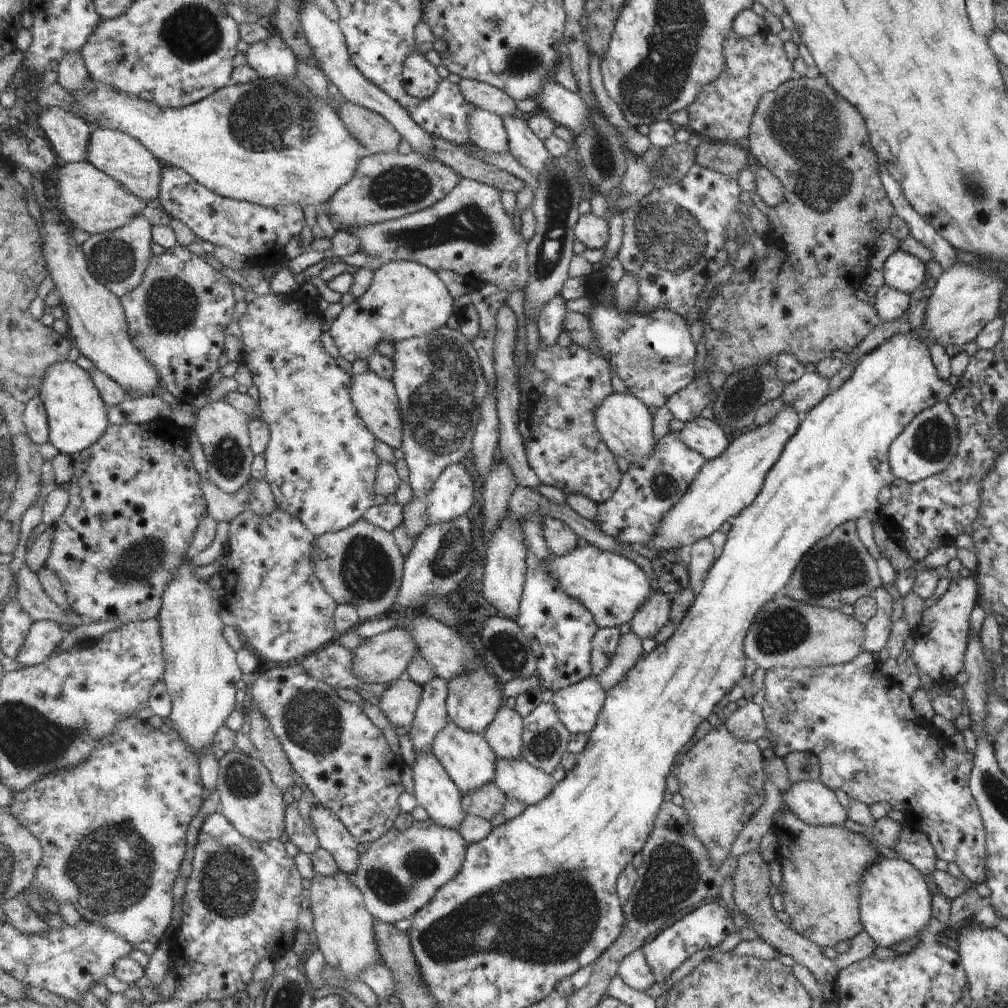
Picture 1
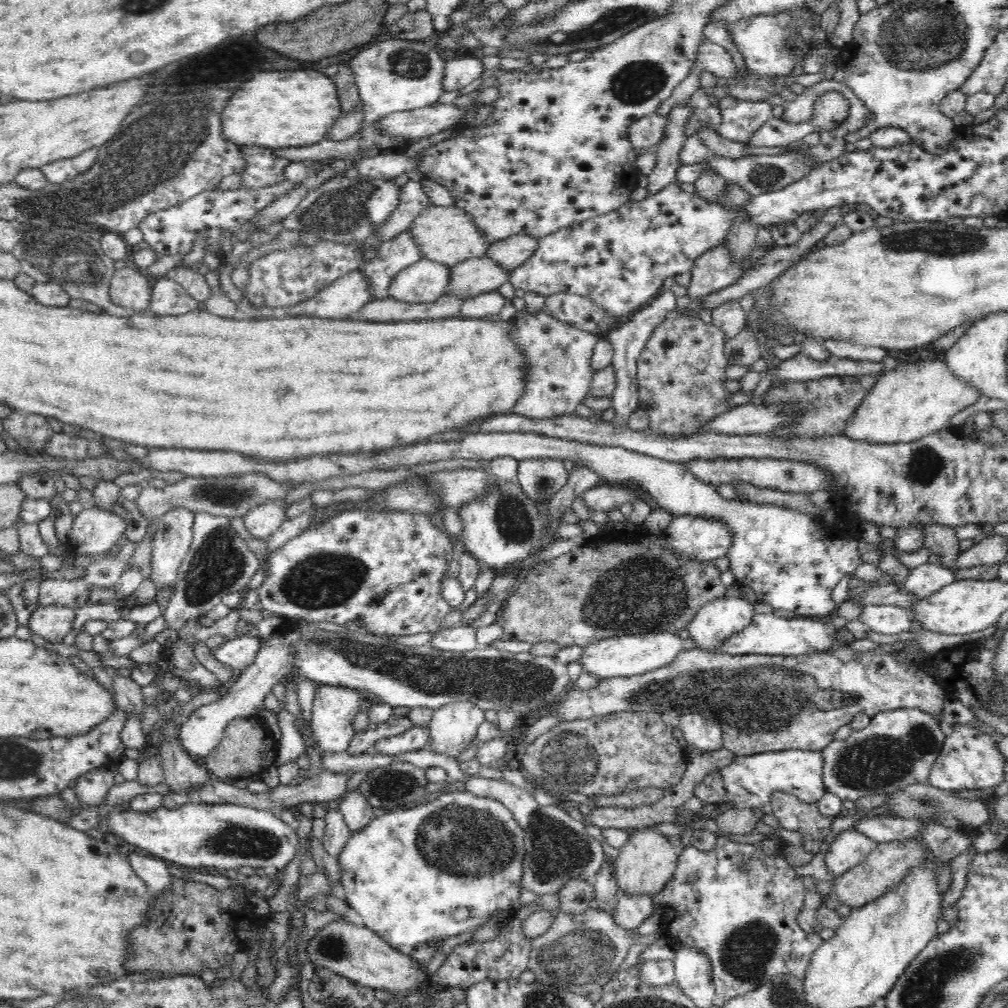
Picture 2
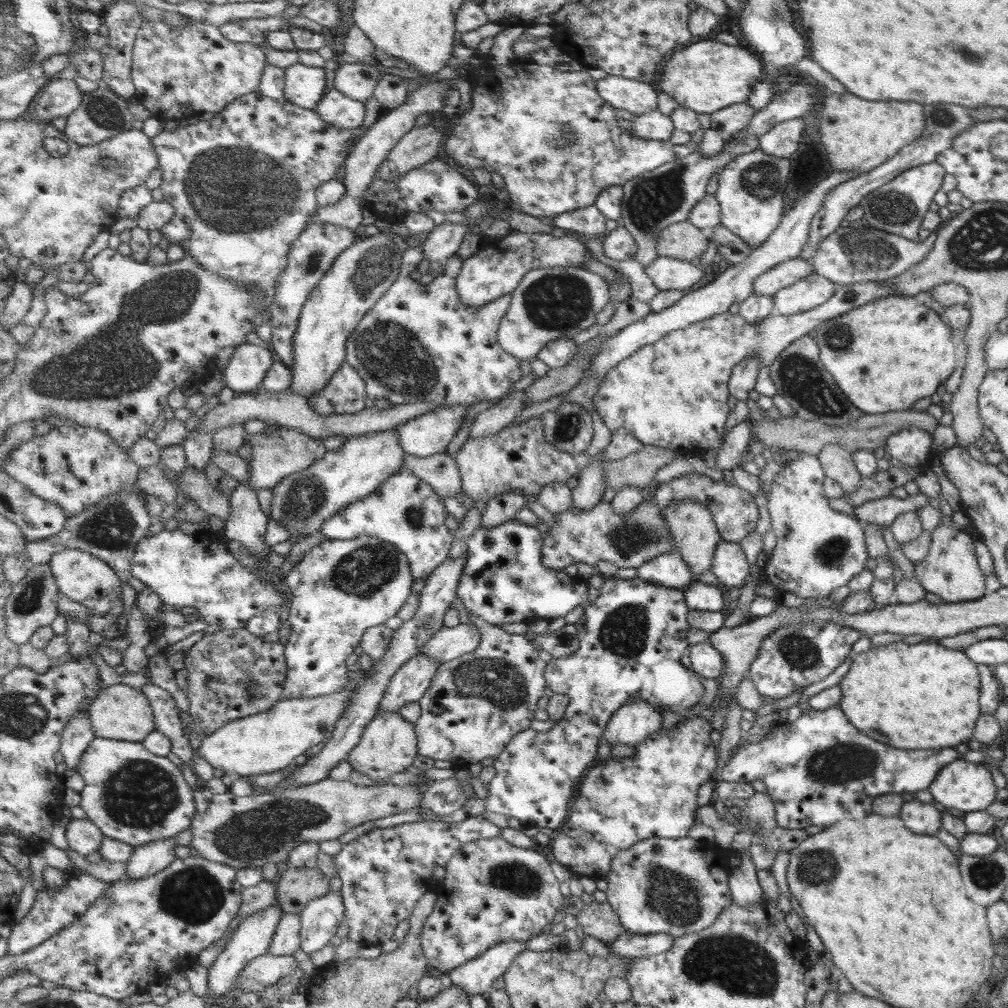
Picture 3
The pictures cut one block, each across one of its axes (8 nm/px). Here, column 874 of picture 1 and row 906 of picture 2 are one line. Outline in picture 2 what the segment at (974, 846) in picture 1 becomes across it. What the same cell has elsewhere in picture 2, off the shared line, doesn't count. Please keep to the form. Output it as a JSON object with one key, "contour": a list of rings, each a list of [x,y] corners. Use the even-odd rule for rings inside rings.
{"contour":[[[727,835],[719,836],[717,838],[715,846],[709,851],[698,850],[695,847],[686,847],[682,854],[679,855],[677,860],[677,867],[668,884],[664,887],[663,891],[654,894],[653,901],[656,906],[662,908],[661,914],[661,930],[662,932],[672,938],[676,939],[676,946],[689,946],[692,945],[704,955],[708,956],[713,969],[713,983],[715,986],[715,1002],[713,1005],[722,1007],[728,1000],[732,1000],[736,996],[743,996],[746,992],[762,986],[764,983],[768,983],[774,975],[782,973],[797,974],[798,978],[806,979],[808,974],[808,968],[810,968],[810,962],[812,962],[812,955],[823,944],[822,938],[816,935],[810,935],[803,932],[800,929],[800,925],[797,923],[797,916],[802,908],[802,904],[805,898],[805,888],[803,885],[802,877],[797,876],[795,868],[798,867],[790,858],[786,858],[782,854],[778,854],[776,850],[766,852],[762,849],[762,845],[759,842],[759,837],[752,838],[733,838]]]}

